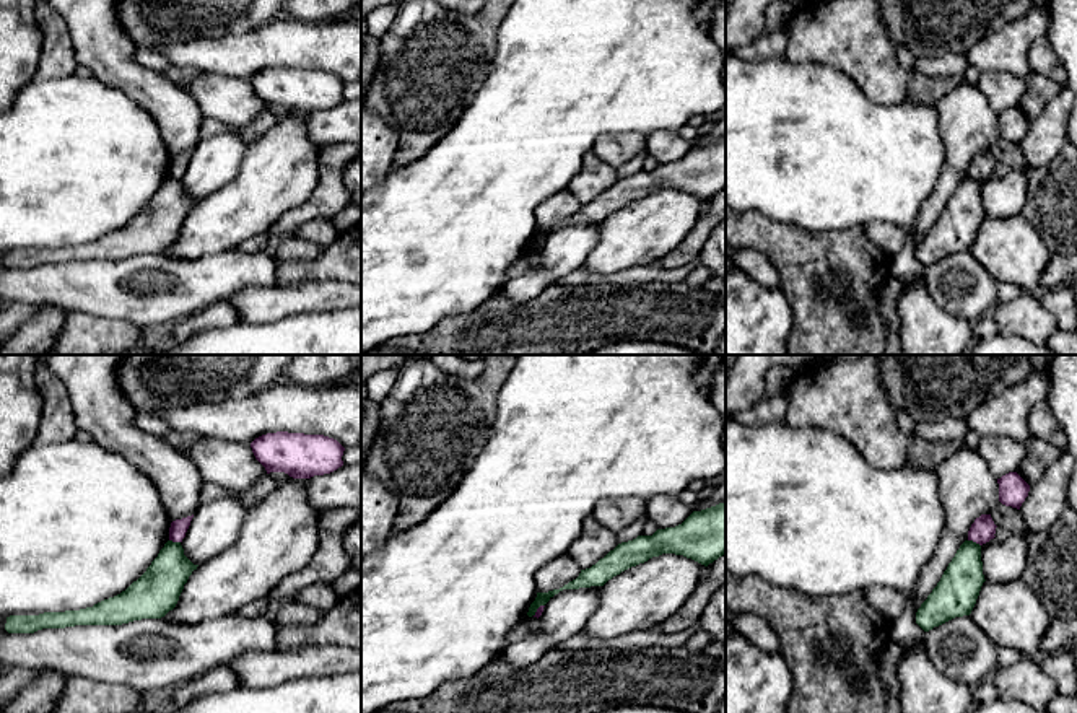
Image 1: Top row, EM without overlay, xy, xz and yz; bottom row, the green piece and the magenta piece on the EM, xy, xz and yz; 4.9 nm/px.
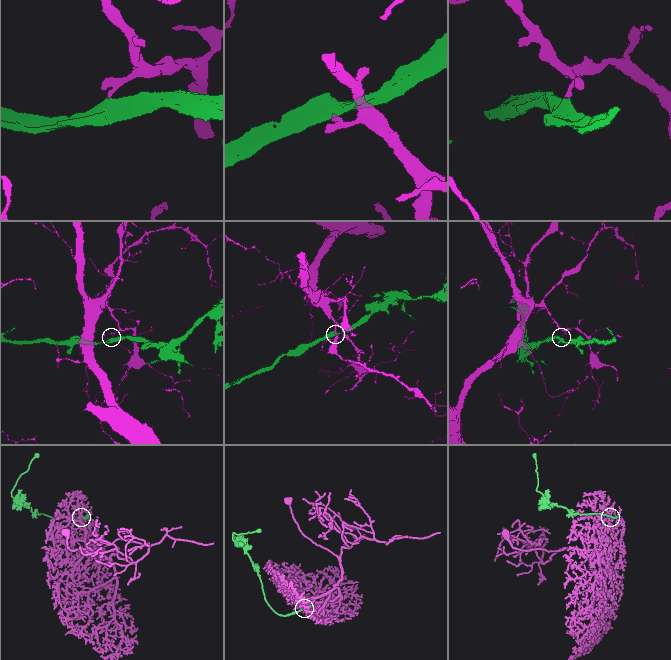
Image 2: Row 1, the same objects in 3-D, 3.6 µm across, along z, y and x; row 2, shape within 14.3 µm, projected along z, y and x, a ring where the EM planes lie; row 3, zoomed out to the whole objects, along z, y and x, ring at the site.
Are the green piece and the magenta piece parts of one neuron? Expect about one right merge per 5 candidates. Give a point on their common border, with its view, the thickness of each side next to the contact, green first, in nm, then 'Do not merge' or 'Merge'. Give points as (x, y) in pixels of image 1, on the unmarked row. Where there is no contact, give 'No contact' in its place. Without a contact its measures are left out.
Touches green at yz (975, 178). Thickness 200 nm (green) against 120 nm. Do not merge

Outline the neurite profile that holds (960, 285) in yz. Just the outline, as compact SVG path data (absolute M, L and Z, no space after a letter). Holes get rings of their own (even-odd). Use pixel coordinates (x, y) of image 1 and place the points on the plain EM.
M971 251L926 267L926 288L940 309L971 326L997 304L997 282Z

